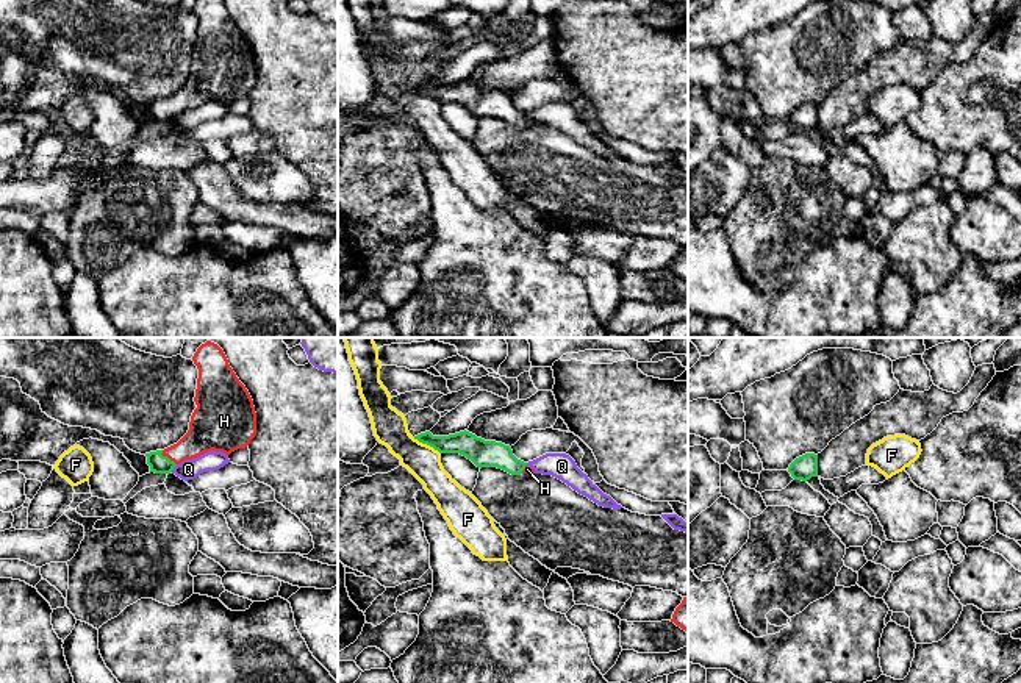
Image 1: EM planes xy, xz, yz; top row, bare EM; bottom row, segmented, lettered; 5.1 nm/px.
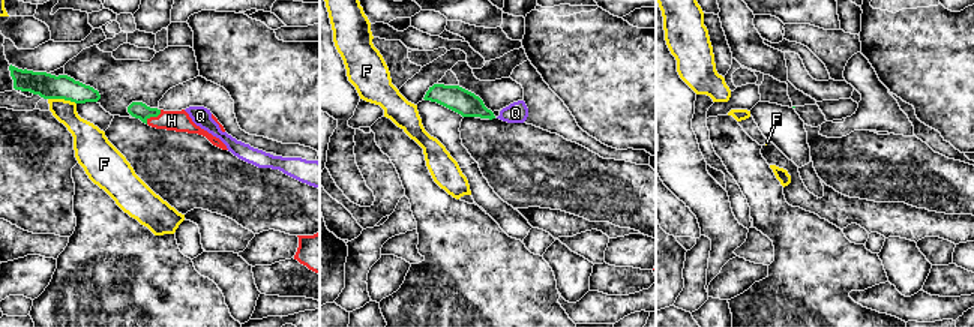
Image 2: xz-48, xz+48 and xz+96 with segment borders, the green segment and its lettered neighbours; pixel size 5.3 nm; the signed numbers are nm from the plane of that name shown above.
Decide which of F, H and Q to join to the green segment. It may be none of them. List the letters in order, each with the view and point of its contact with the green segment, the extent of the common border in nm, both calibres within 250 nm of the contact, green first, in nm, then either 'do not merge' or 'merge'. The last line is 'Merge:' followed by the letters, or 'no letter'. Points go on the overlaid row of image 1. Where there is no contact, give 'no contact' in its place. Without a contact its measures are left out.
F: xz (427, 444) | 170 nm | 130/180 nm | do not merge
H: xy (168, 458) | 110 nm | 100/190 nm | merge
Q: xy (174, 466) | 50 nm | 100/100 nm | do not merge
Merge: H

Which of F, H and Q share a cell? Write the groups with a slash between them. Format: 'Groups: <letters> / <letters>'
Groups: F / H / Q

